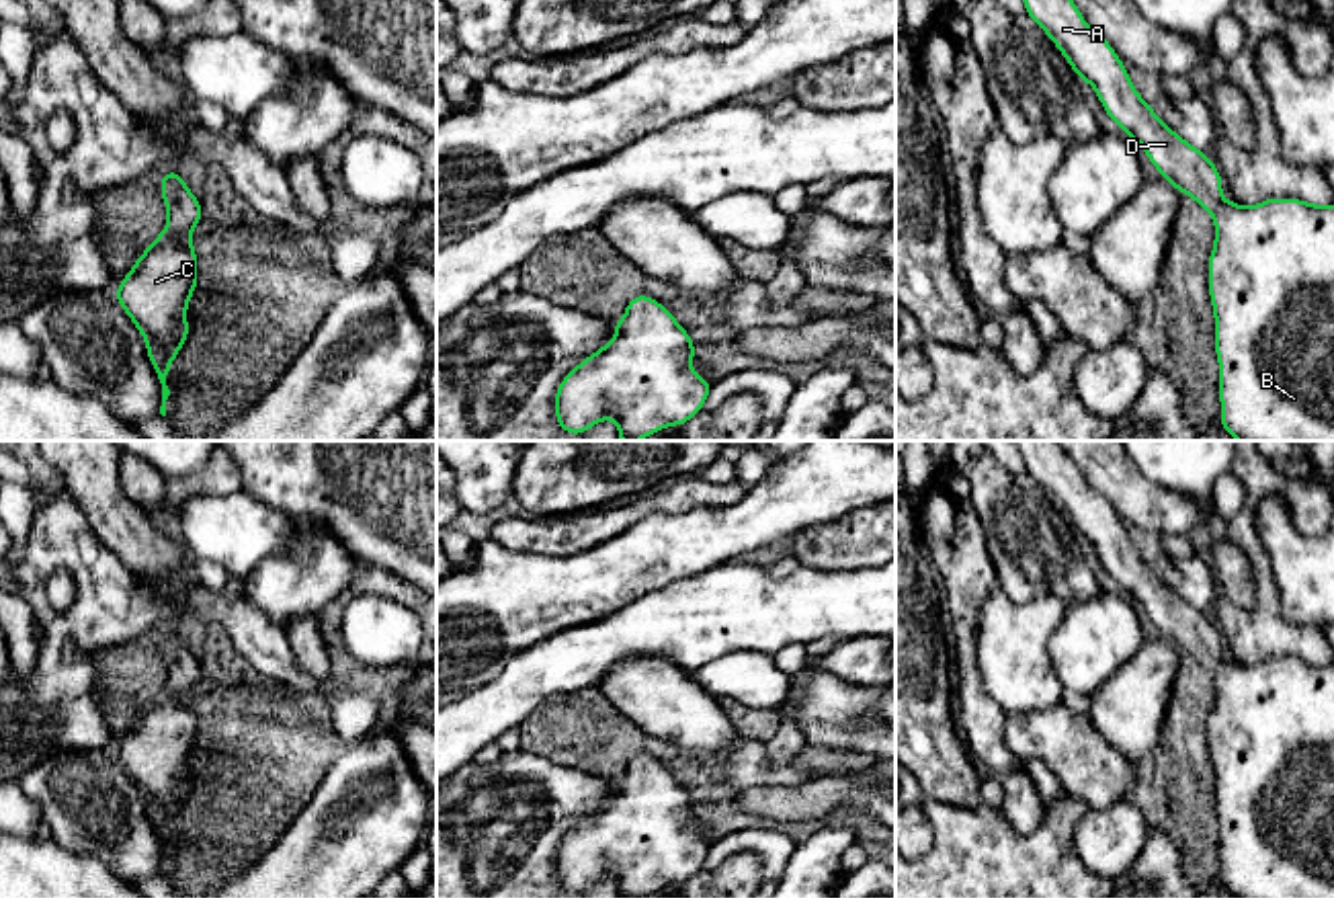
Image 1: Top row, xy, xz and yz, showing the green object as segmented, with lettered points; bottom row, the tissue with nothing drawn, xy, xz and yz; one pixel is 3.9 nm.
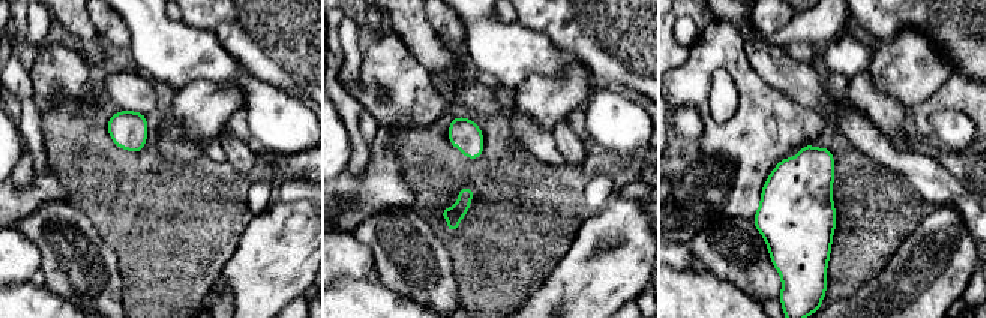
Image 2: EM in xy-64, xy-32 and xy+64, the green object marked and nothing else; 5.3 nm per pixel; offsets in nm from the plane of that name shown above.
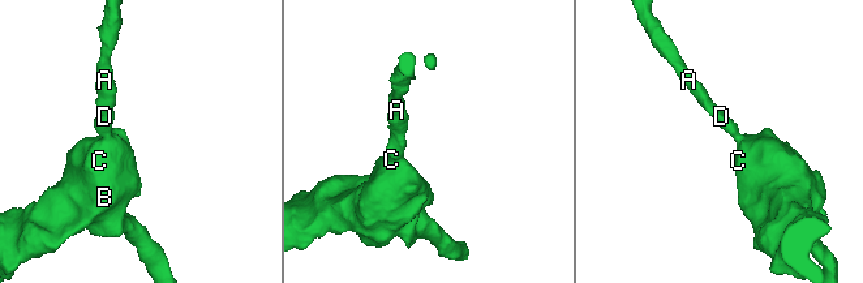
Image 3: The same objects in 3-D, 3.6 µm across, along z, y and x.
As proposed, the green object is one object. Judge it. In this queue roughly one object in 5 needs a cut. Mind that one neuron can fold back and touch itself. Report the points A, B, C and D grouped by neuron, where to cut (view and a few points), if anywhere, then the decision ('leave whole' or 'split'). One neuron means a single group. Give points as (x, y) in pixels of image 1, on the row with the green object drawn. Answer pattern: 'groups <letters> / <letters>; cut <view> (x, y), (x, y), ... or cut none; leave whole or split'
groups A B C D; cut none; leave whole

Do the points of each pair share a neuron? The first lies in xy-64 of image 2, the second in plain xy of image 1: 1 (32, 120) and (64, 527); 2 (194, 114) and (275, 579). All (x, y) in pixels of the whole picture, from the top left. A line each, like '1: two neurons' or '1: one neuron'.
1: two neurons
2: one neuron

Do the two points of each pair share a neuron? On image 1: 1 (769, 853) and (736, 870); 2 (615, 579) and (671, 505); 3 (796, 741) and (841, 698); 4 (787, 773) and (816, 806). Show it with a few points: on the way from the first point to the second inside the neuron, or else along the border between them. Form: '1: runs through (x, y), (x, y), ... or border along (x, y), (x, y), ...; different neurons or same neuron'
1: border along (763, 864), (753, 853), (732, 853), (712, 872); different neurons
2: border along (712, 505), (679, 513), (648, 513), (619, 532); different neurons
3: border along (787, 704), (808, 743); different neurons
4: border along (816, 776), (796, 786), (751, 788); different neurons

